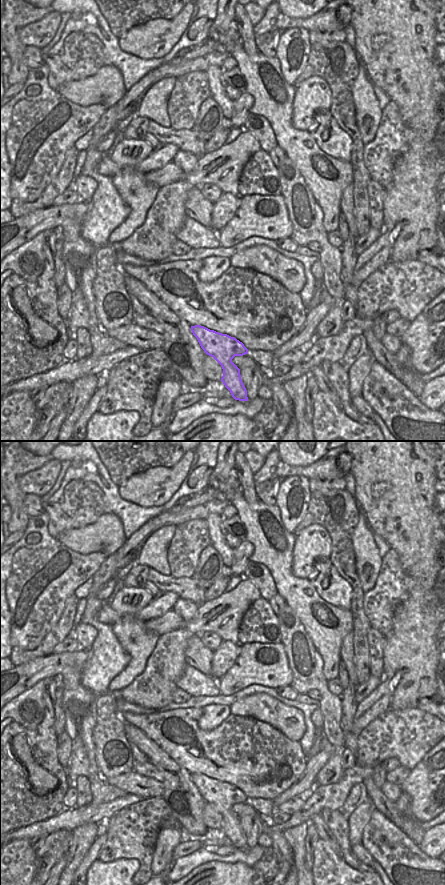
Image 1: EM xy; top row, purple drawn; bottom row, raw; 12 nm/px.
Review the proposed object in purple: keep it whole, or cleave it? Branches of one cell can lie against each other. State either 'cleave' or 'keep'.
keep

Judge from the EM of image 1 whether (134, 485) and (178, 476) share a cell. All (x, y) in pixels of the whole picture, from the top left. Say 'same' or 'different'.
same

